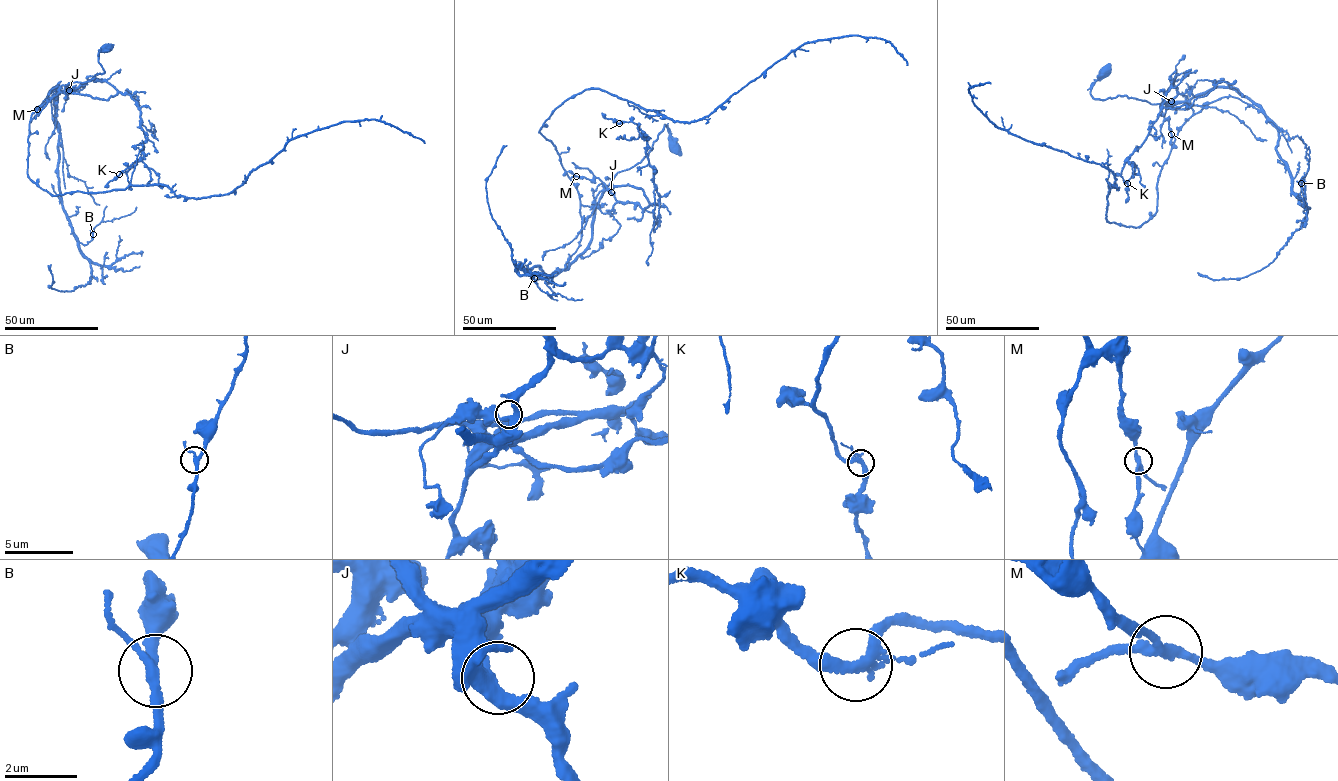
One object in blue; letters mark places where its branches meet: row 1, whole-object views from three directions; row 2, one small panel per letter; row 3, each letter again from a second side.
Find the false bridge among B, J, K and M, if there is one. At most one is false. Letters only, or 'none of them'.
M

